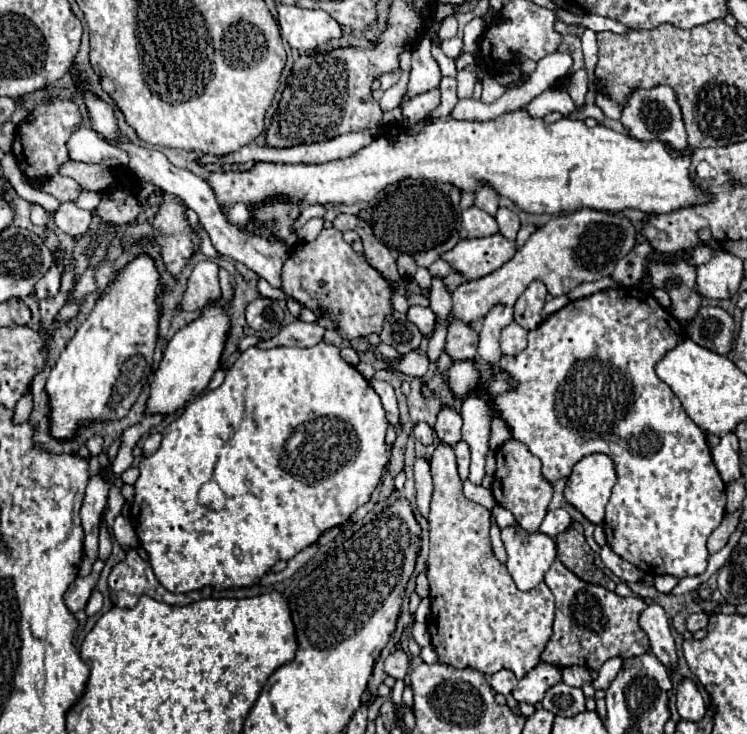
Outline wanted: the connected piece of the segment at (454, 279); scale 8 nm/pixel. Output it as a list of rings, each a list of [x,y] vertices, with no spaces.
[[[452,270],[448,276],[444,276],[444,284],[446,284],[446,288],[448,290],[454,290],[454,288],[458,288],[460,284],[466,284],[466,282],[470,282],[466,276],[462,276],[460,272],[456,272],[456,270]]]

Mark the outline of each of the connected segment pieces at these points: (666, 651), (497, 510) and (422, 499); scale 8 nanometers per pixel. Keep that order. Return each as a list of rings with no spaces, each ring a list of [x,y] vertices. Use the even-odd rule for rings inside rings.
[[[650,604],[642,614],[640,614],[640,626],[648,634],[650,640],[650,652],[656,654],[656,658],[668,668],[676,670],[678,668],[678,654],[676,654],[676,644],[670,632],[668,618],[658,604]]]
[[[494,506],[494,508],[492,508],[492,516],[496,518],[496,524],[498,524],[500,528],[506,528],[506,526],[514,524],[514,516],[512,516],[508,510],[504,510],[502,506]]]
[[[416,458],[414,462],[414,482],[416,482],[416,500],[418,510],[422,516],[428,516],[430,498],[432,498],[432,476],[430,476],[430,464],[426,458]]]

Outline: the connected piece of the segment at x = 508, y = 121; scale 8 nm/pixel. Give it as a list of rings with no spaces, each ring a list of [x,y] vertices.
[[[514,110],[498,116],[490,122],[456,122],[446,118],[432,120],[426,132],[418,136],[408,136],[398,128],[390,128],[384,136],[376,138],[370,146],[362,148],[346,160],[332,160],[326,164],[266,164],[258,162],[248,172],[212,172],[208,184],[218,196],[222,210],[234,202],[258,204],[268,196],[284,194],[294,202],[302,204],[354,204],[362,200],[372,200],[376,194],[402,178],[424,178],[456,184],[460,190],[476,192],[478,180],[490,182],[500,196],[510,198],[524,212],[532,214],[560,214],[576,212],[582,208],[622,212],[622,210],[642,210],[648,214],[668,214],[680,208],[702,206],[714,200],[710,192],[694,184],[690,176],[692,154],[674,156],[674,150],[660,140],[634,140],[628,134],[614,132],[602,124],[588,128],[580,120],[558,120],[554,124],[544,124],[540,118],[530,118],[524,110]]]

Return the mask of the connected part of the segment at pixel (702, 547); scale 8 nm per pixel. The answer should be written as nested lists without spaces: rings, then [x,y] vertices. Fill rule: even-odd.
[[[610,288],[610,290],[596,292],[596,294],[588,296],[588,298],[568,302],[566,308],[562,308],[554,316],[550,316],[536,330],[528,332],[528,346],[526,346],[526,350],[522,350],[516,356],[502,356],[500,358],[502,370],[506,370],[518,382],[518,388],[516,388],[516,392],[508,392],[508,394],[502,394],[502,396],[496,398],[496,414],[506,420],[506,424],[512,430],[512,436],[516,440],[520,440],[522,444],[526,444],[526,448],[536,458],[540,458],[540,462],[542,462],[542,476],[550,484],[554,484],[560,478],[568,478],[572,468],[574,468],[574,464],[578,460],[582,460],[586,454],[604,452],[604,454],[608,454],[614,460],[616,474],[618,474],[618,484],[614,486],[610,502],[606,506],[606,520],[604,520],[606,540],[608,540],[608,546],[618,556],[622,556],[626,562],[638,566],[640,570],[644,570],[650,576],[672,574],[672,576],[684,578],[684,576],[700,576],[702,572],[706,572],[706,566],[708,566],[706,540],[712,534],[712,530],[718,528],[718,524],[722,522],[724,512],[726,512],[726,494],[724,494],[726,486],[724,486],[724,482],[722,482],[722,478],[720,478],[720,474],[718,474],[718,470],[716,470],[716,466],[712,462],[710,448],[706,444],[704,432],[690,420],[690,416],[684,412],[680,400],[676,398],[676,394],[654,372],[654,364],[670,348],[674,348],[680,340],[684,340],[684,336],[686,336],[686,332],[682,330],[680,322],[670,312],[666,312],[656,302],[656,298],[650,292],[646,292],[642,288]]]

